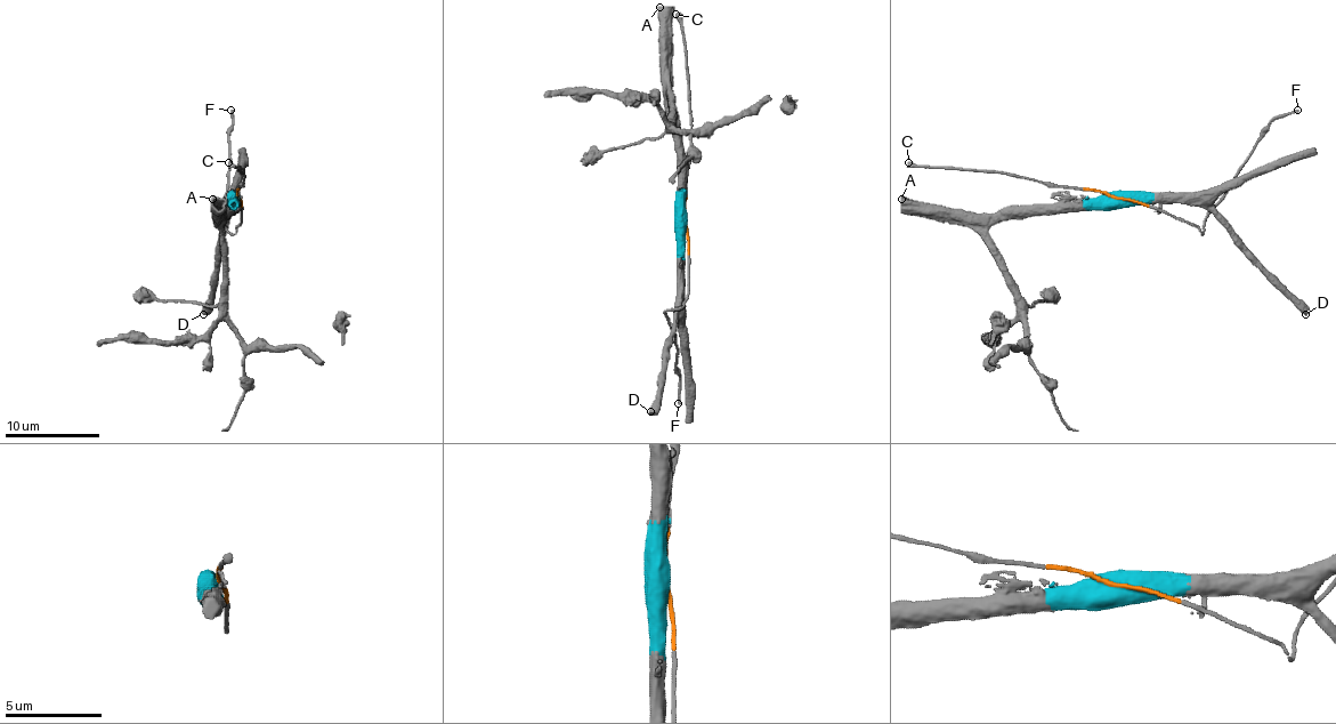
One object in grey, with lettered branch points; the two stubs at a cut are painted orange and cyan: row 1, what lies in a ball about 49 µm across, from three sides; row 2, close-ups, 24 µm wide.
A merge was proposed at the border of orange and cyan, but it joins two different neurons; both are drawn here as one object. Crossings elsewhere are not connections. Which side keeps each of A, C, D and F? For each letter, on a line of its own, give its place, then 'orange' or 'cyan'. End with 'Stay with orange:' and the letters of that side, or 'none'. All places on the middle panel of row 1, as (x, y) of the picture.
A: (660, 7) | cyan
C: (675, 14) | orange
D: (650, 411) | cyan
F: (678, 403) | orange
Stay with orange: C, F

